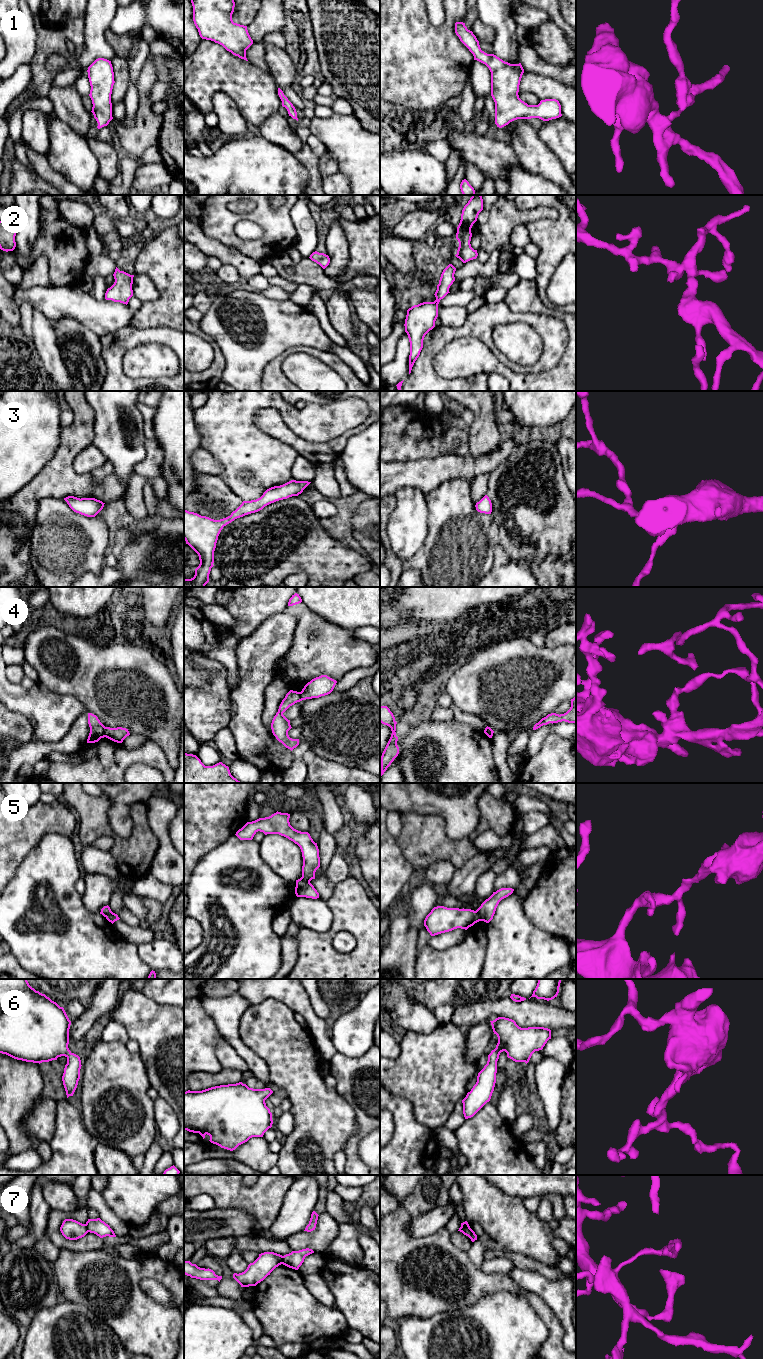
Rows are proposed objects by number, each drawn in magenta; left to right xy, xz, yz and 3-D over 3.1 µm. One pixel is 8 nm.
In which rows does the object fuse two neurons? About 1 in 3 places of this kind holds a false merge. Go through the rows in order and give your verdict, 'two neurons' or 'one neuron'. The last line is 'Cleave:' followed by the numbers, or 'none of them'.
1: one neuron
2: one neuron
3: one neuron
4: two neurons
5: two neurons
6: one neuron
7: two neurons
Cleave: 4, 5, 7

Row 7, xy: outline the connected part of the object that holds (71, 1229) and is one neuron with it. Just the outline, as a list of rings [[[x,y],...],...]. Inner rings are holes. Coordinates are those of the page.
[[[65,1219],[60,1227],[60,1231],[69,1240],[77,1240],[88,1233],[86,1224],[73,1219]]]

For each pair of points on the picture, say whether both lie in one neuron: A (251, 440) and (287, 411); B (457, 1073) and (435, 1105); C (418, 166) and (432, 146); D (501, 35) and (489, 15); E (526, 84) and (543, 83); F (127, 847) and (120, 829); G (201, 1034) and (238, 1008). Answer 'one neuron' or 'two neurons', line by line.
A: one neuron
B: one neuron
C: two neurons
D: one neuron
E: one neuron
F: two neurons
G: two neurons

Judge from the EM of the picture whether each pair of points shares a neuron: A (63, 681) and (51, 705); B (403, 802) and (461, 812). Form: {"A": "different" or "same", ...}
{"A": "different", "B": "same"}

